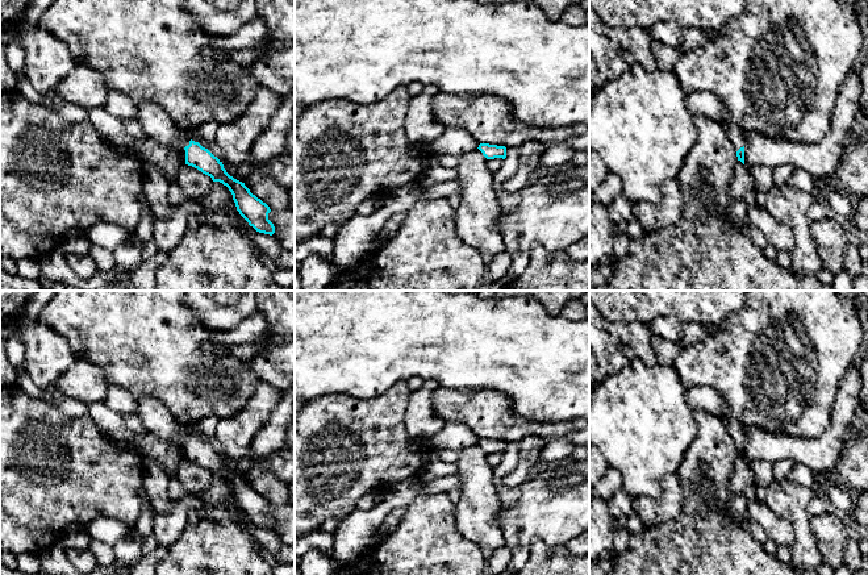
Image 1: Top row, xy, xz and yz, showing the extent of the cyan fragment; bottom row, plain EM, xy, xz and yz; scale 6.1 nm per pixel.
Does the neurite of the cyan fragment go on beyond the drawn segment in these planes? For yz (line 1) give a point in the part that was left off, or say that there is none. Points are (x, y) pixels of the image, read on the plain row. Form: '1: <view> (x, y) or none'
1: yz (738, 432)

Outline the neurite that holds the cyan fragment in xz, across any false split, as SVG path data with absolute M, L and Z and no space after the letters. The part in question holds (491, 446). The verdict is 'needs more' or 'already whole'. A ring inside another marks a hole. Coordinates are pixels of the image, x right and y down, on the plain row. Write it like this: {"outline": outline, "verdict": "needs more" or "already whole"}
{"outline": "M480 438L477 442L483 450L487 454L494 454L494 453L506 453L506 442L505 441L497 441L497 439L489 439L489 438Z", "verdict": "already whole"}

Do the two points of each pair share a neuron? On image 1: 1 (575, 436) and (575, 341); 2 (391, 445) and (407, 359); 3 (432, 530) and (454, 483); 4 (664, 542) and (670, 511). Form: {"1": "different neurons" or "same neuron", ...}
{"1": "different neurons", "2": "different neurons", "3": "different neurons", "4": "different neurons"}

